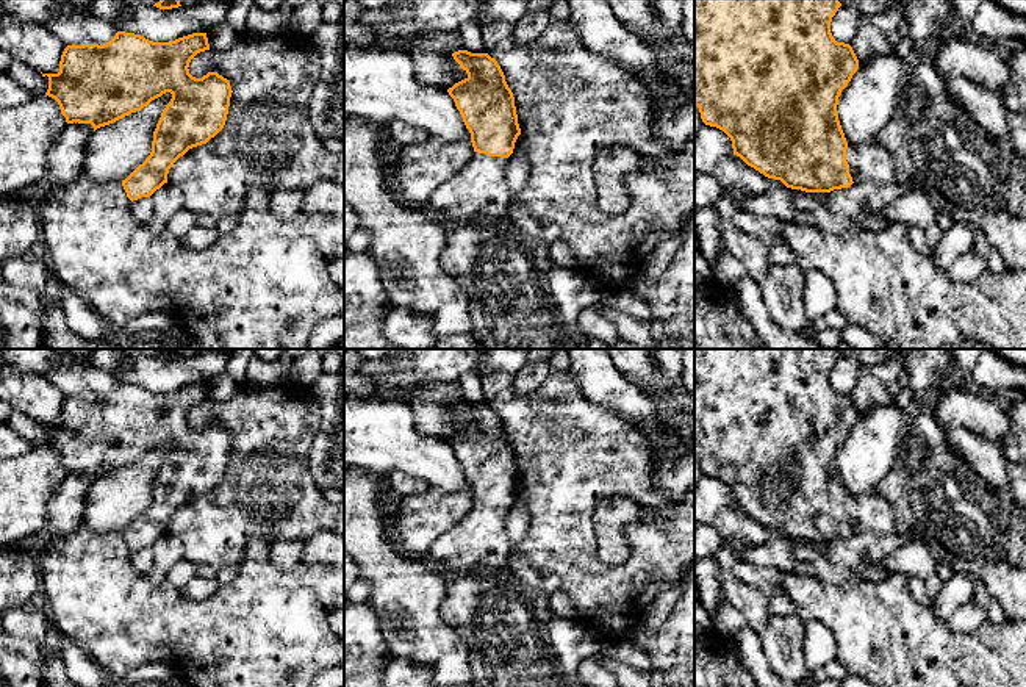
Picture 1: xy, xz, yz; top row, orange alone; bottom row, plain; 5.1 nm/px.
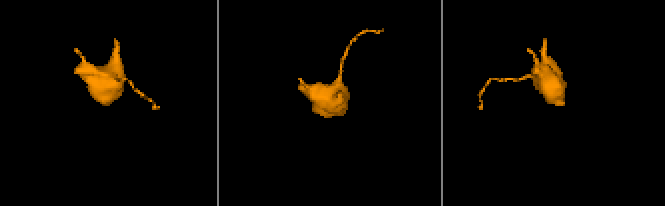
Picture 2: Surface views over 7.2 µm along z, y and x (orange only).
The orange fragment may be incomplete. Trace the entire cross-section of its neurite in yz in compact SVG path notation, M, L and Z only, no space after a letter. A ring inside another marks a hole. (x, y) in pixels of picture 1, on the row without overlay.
M694 349L694 455L705 476L723 480L732 491L734 505L768 529L780 531L787 538L805 543L830 543L849 538L854 532L877 532L899 535L891 505L876 495L848 496L841 480L837 455L841 441L859 419L859 410L849 394L837 393L830 372L841 354L838 349Z

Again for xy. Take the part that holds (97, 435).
M117 382L103 396L67 396L61 405L59 423L42 424L42 427L48 427L45 446L58 452L66 473L91 474L94 482L141 462L166 443L172 444L153 482L150 505L122 531L131 552L152 546L167 534L167 524L174 513L189 499L206 495L225 476L231 448L230 432L217 423L196 429L188 419L191 410L205 401L210 401L206 383L153 393L141 385Z

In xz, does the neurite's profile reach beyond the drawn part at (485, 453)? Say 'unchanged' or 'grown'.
grown

